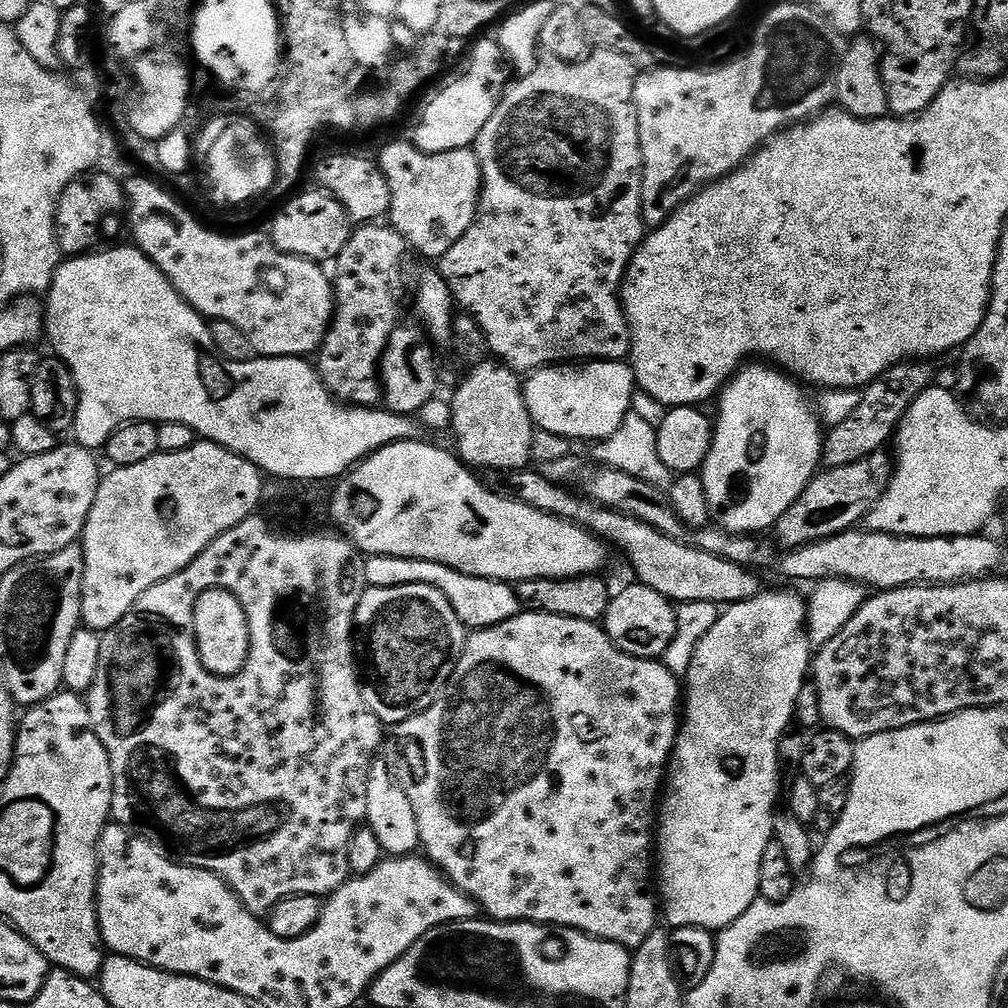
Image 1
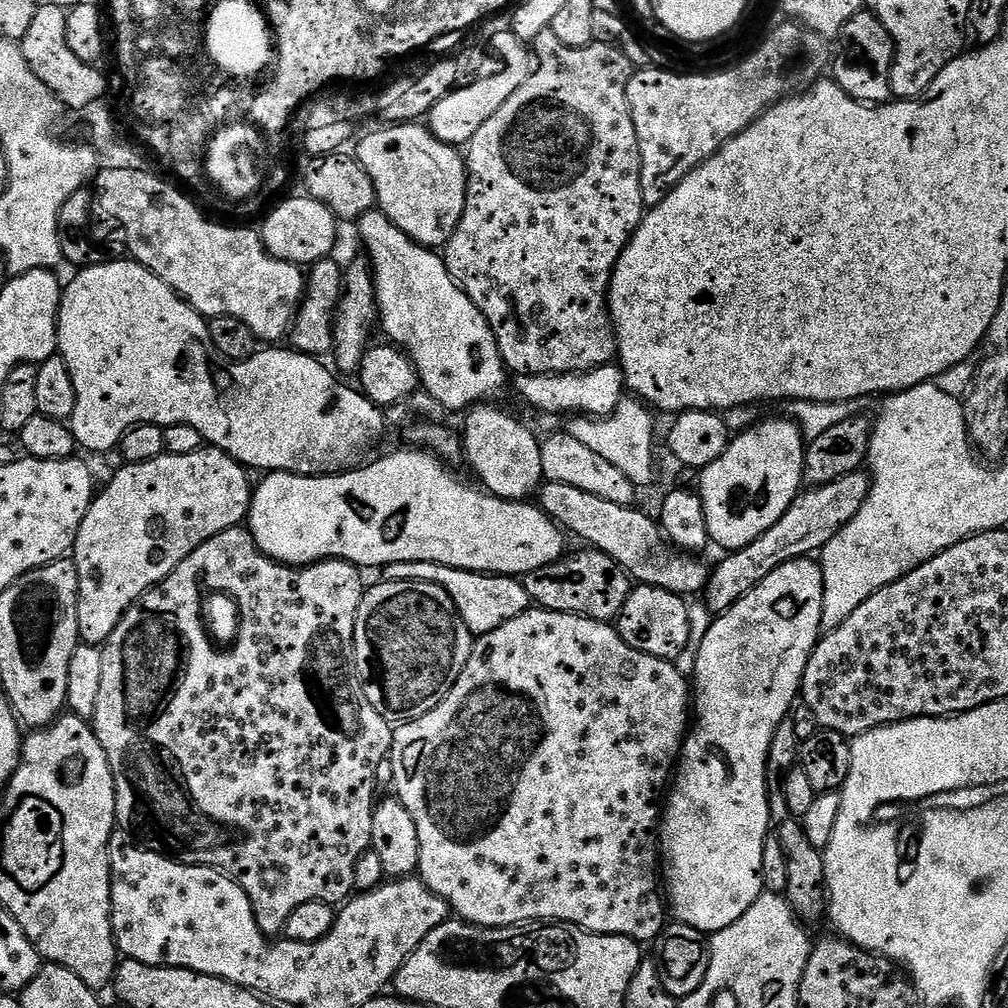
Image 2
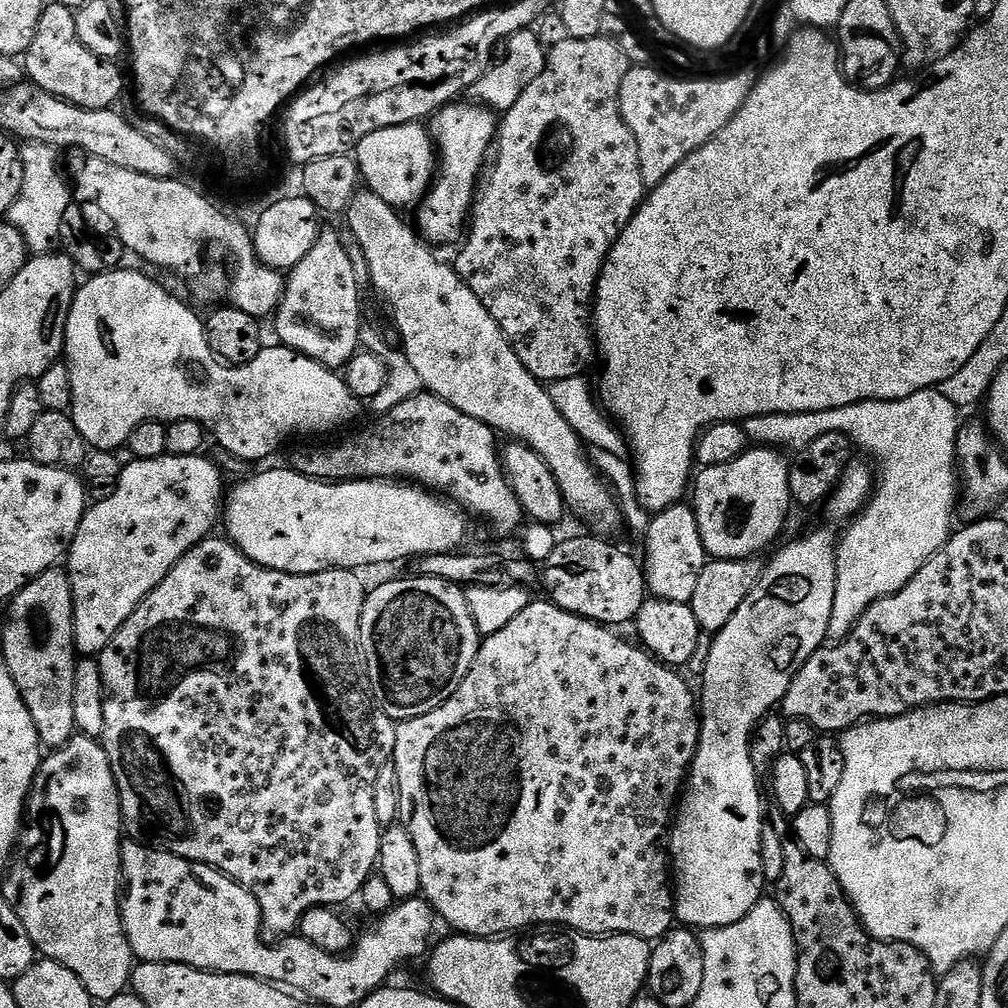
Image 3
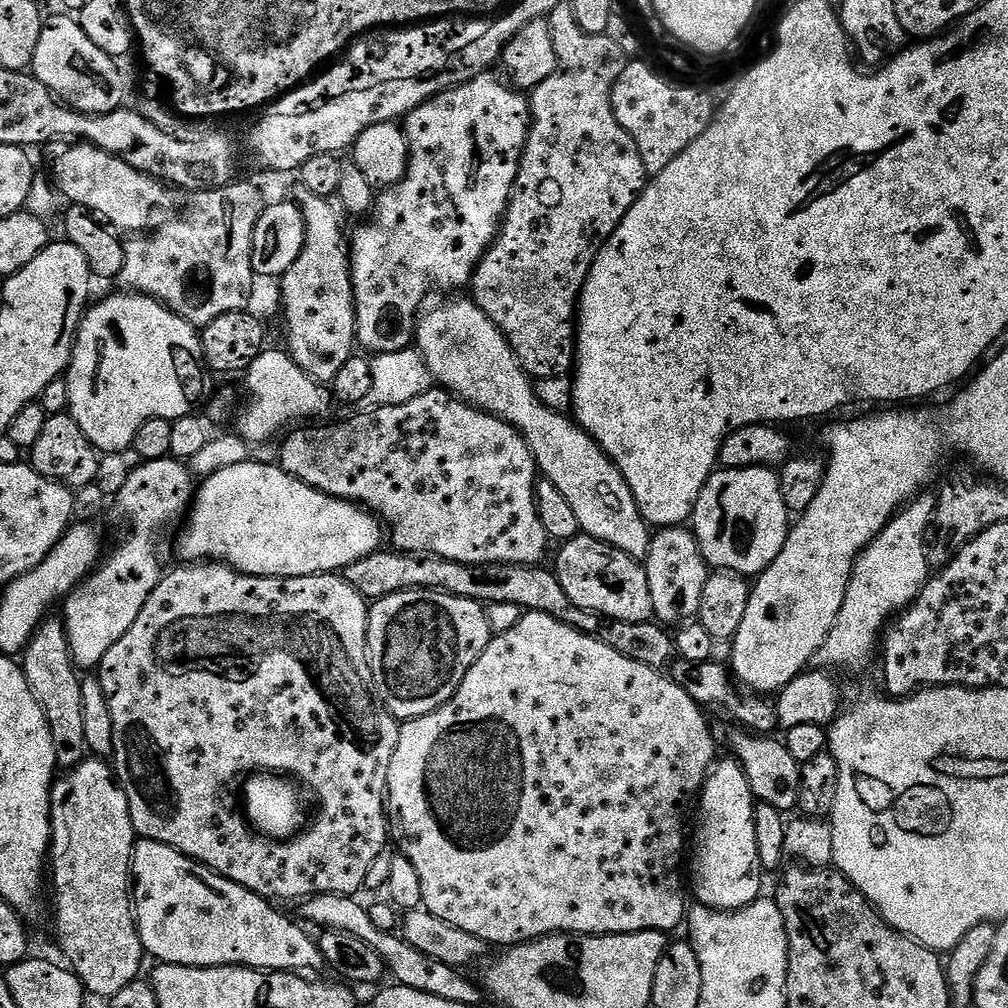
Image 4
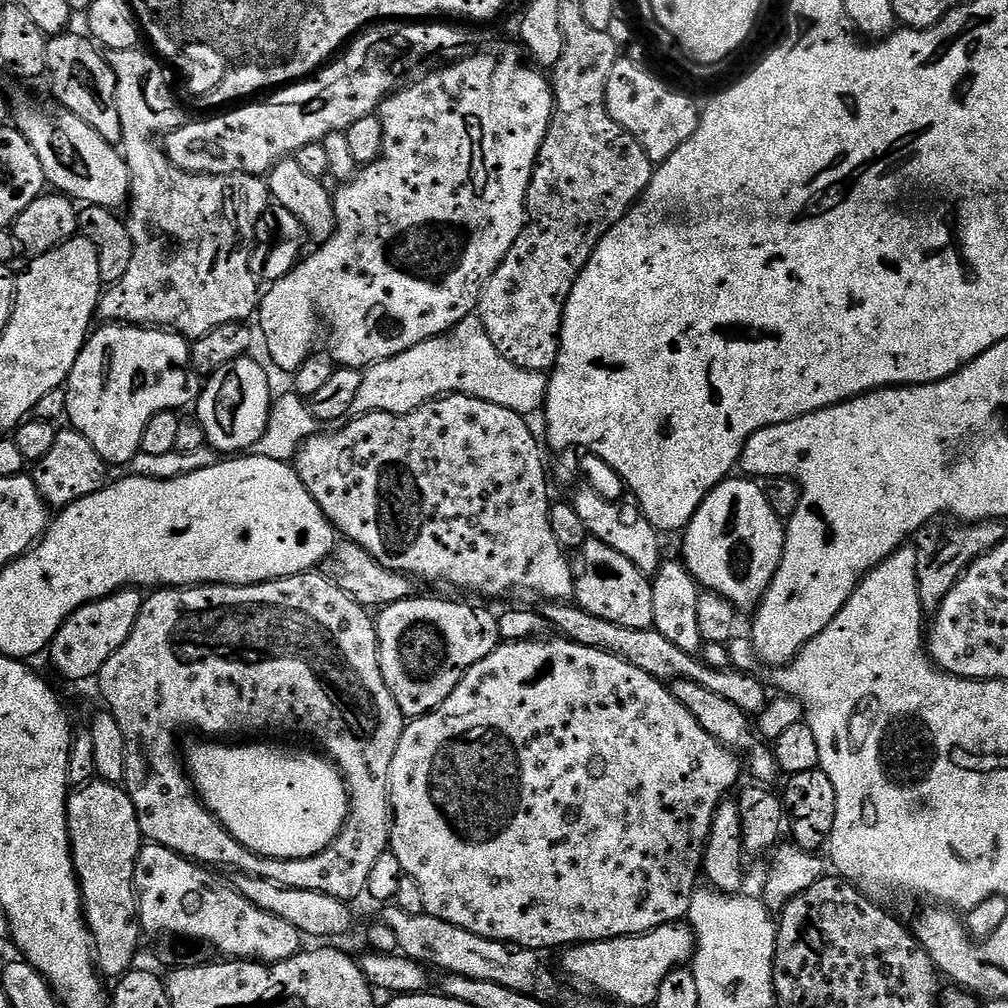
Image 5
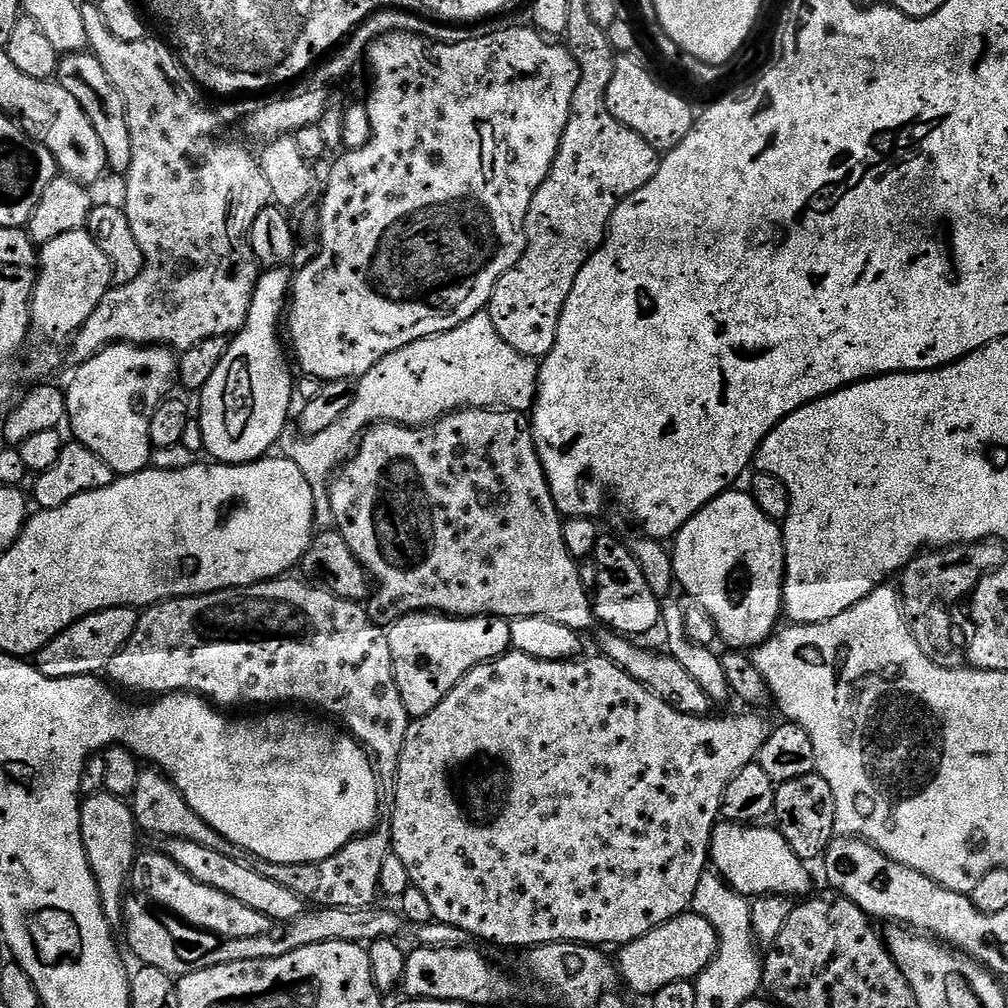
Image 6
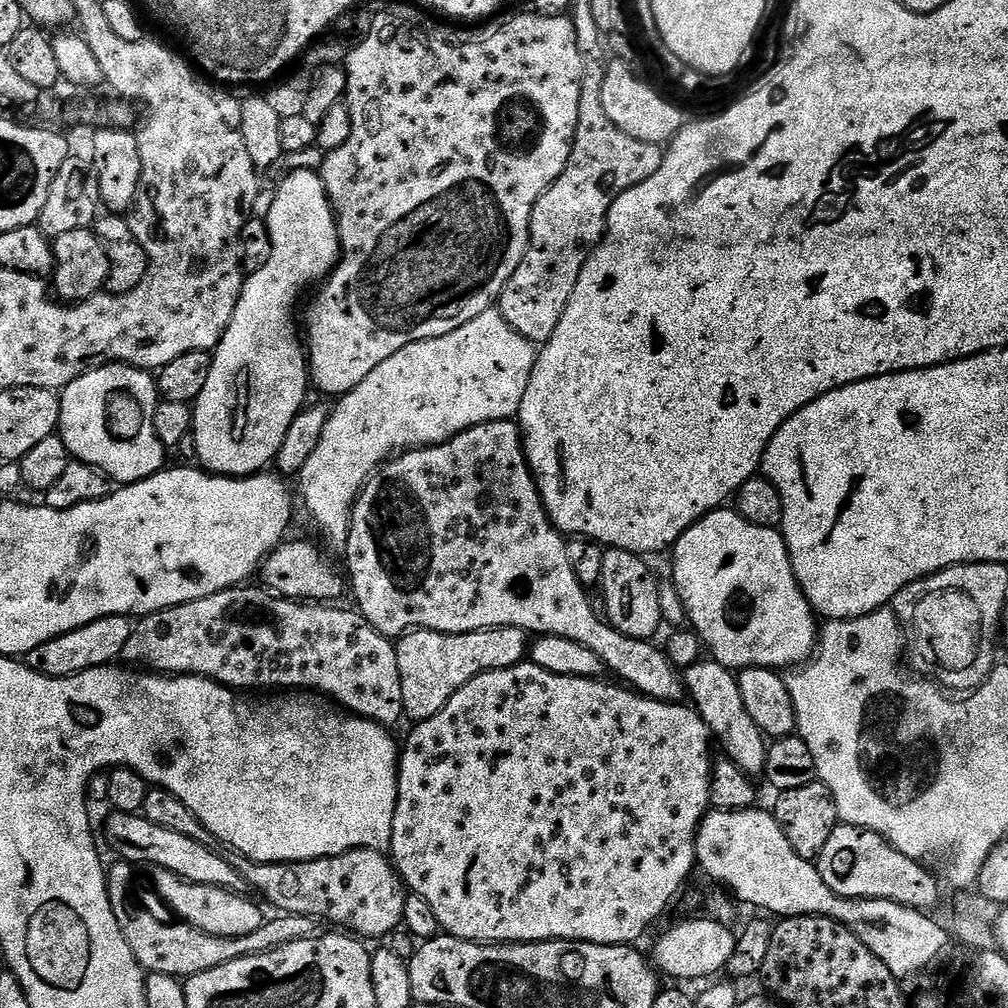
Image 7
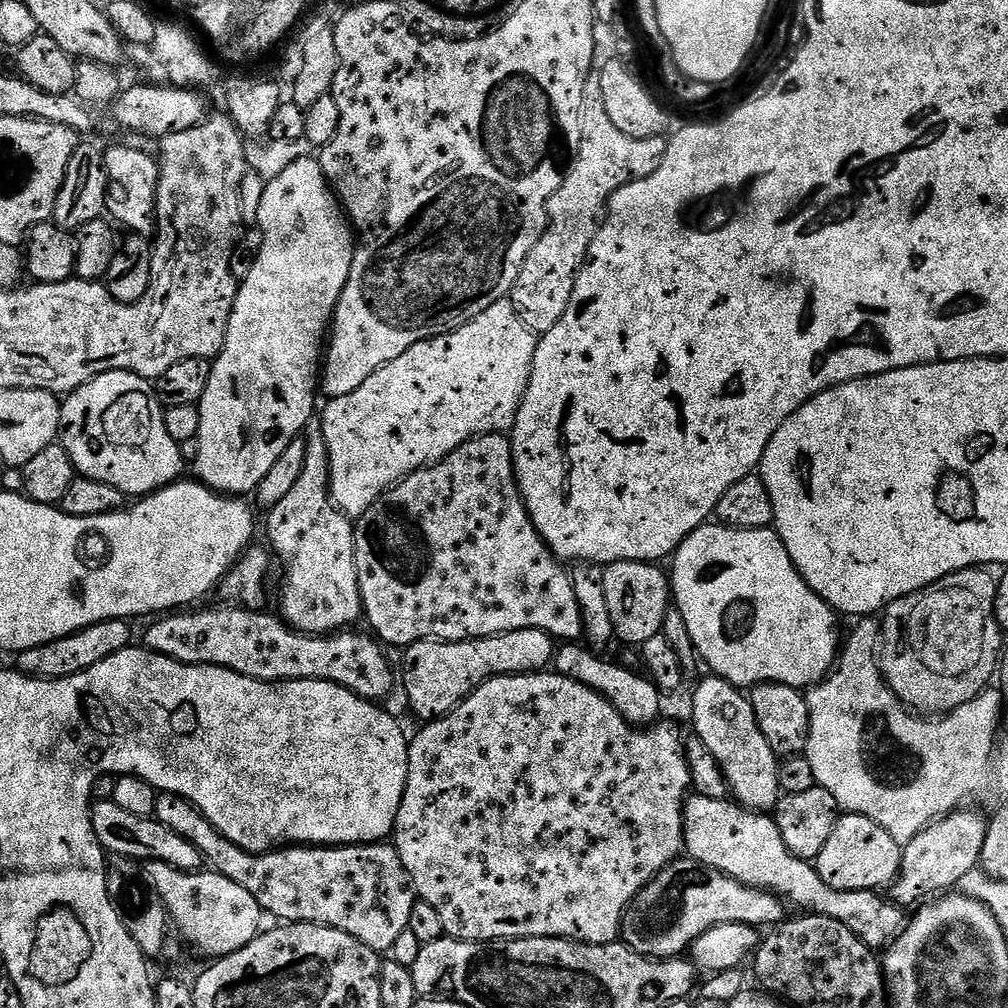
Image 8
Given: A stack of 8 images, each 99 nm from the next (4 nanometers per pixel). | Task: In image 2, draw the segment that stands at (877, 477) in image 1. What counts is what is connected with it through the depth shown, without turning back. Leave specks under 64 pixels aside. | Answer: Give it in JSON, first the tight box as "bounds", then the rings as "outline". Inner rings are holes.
{"bounds":[702,470,869,614],"outline":[[[861,470],[846,474],[846,478],[838,478],[838,482],[833,484],[801,491],[790,510],[786,510],[786,514],[782,514],[782,518],[778,518],[766,534],[754,538],[754,542],[744,548],[729,551],[725,560],[717,562],[716,568],[714,564],[708,574],[708,587],[702,593],[703,603],[709,611],[712,614],[728,612],[742,597],[750,594],[762,578],[774,574],[778,566],[819,553],[826,542],[830,542],[830,538],[834,538],[834,534],[838,534],[838,530],[842,530],[842,526],[846,526],[858,510],[862,510],[862,502],[866,502],[868,497],[869,483],[869,473]]]}

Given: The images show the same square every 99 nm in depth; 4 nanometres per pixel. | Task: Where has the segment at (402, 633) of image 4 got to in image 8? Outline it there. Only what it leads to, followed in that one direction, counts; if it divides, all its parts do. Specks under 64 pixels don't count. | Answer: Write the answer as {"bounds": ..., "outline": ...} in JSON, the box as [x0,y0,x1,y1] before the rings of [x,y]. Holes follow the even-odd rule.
{"bounds":[404,628,557,722],"outline":[[[527,628],[526,630],[514,630],[513,632],[503,632],[500,636],[487,636],[481,640],[419,640],[417,644],[408,645],[404,656],[404,692],[408,695],[408,704],[412,707],[412,712],[416,716],[421,716],[421,721],[431,722],[440,719],[442,716],[447,716],[448,713],[453,712],[468,695],[475,690],[479,684],[485,684],[487,680],[494,676],[514,676],[526,672],[539,672],[547,669],[553,663],[556,655],[557,645],[554,643],[553,637],[549,636],[547,632],[538,630],[537,628]]]}

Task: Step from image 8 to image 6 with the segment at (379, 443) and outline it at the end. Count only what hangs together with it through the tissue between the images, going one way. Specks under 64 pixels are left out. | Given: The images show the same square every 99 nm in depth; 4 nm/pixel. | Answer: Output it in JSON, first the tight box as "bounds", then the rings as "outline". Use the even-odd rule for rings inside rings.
{"bounds":[286,312,539,526],"outline":[[[479,312],[454,330],[446,330],[442,334],[434,334],[418,342],[410,342],[383,356],[365,376],[359,377],[354,402],[350,402],[346,414],[342,414],[338,422],[326,426],[326,430],[294,441],[289,446],[286,456],[287,459],[296,463],[298,470],[302,470],[302,474],[306,474],[306,482],[310,482],[314,494],[317,521],[321,525],[324,523],[324,526],[328,526],[333,523],[332,507],[328,497],[332,478],[344,461],[351,457],[358,443],[358,437],[367,432],[373,424],[381,422],[413,426],[430,424],[433,420],[445,416],[447,412],[456,411],[457,408],[491,408],[528,414],[531,413],[536,402],[539,378],[539,363],[533,357],[523,356],[518,350],[514,350],[514,346],[507,344],[502,334],[498,334],[489,313]]]}

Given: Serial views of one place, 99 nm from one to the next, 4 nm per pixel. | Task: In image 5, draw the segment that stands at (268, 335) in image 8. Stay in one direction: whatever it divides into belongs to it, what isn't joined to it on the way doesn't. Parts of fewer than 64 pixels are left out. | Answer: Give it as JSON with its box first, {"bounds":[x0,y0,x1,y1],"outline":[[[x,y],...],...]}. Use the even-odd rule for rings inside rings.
{"bounds":[198,356,274,455],"outline":[[[252,356],[240,357],[234,362],[216,371],[205,381],[205,388],[198,400],[198,418],[207,440],[207,445],[225,455],[240,454],[255,447],[255,444],[265,433],[269,422],[274,394],[270,392],[270,384],[265,370],[253,359]]]}

